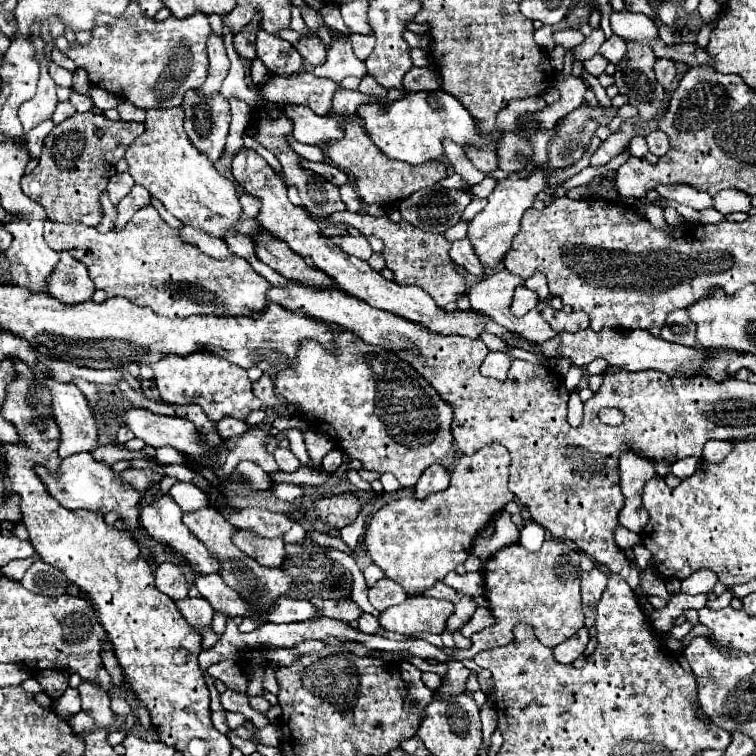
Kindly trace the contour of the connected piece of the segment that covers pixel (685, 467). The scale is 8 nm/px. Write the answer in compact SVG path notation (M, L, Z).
M687 457L687 459L681 459L677 463L673 463L673 475L677 475L679 479L687 479L691 477L699 467L699 459L697 457Z

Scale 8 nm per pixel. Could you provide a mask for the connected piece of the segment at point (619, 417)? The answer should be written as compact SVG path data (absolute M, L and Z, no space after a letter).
M601 409L599 419L605 425L619 425L619 423L623 423L623 413L619 409Z

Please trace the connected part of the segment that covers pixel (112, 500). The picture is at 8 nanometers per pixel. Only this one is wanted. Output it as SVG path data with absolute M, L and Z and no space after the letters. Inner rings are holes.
M79 453L79 455L71 455L71 457L63 459L59 463L57 473L51 473L45 465L35 465L35 473L37 473L37 477L41 477L49 495L53 495L63 507L87 509L87 511L95 511L99 515L117 513L119 519L123 521L123 525L131 533L137 533L141 529L141 525L139 525L141 493L135 491L133 487L125 485L123 481L119 481L117 473L111 471L109 465L97 463L89 453Z

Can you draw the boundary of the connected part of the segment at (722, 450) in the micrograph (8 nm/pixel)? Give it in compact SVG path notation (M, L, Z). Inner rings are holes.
M707 441L705 449L703 449L703 459L709 463L719 463L731 451L733 451L733 443L729 443L729 441Z

